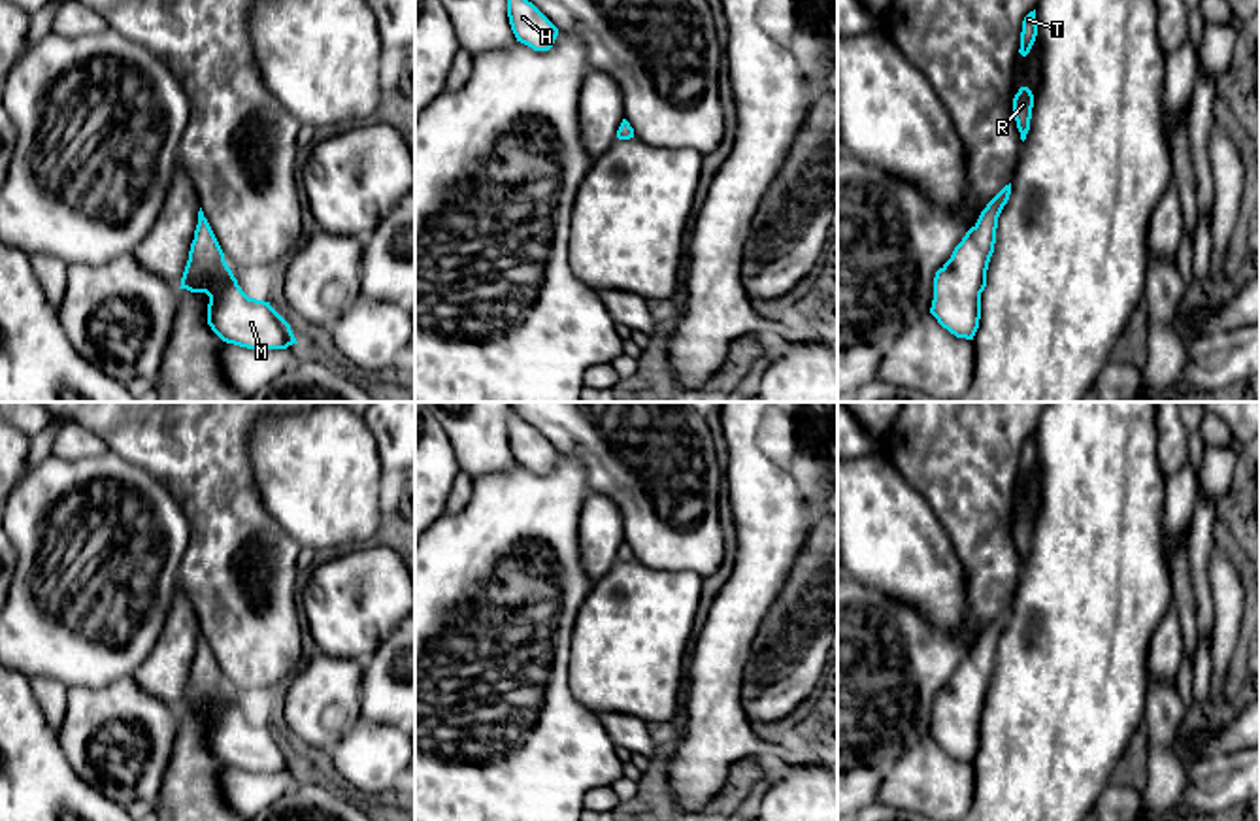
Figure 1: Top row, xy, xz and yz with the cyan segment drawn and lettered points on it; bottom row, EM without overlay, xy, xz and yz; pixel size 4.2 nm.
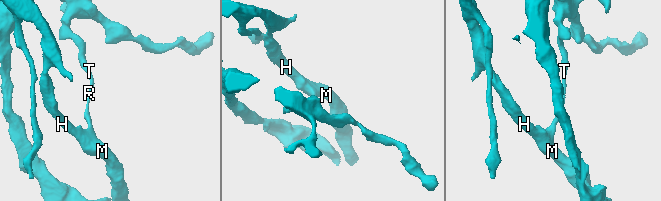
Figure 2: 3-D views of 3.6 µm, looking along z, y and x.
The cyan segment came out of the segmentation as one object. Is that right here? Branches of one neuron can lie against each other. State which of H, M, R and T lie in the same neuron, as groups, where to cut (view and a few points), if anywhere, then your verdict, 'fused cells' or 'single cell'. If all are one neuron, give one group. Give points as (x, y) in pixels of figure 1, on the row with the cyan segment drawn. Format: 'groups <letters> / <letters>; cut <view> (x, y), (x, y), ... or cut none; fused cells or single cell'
groups H M / R T; cut yz (996, 216), (983, 216), (976, 225); fused cells

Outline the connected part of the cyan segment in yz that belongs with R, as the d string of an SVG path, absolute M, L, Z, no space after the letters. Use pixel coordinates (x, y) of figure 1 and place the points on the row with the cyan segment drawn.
M1020 87L1013 98L1013 113L1022 142L1026 140L1026 134L1030 130L1032 108L1034 108L1032 91L1028 87Z

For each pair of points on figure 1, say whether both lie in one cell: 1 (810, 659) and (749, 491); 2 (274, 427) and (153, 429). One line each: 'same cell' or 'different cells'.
1: different cells
2: different cells

